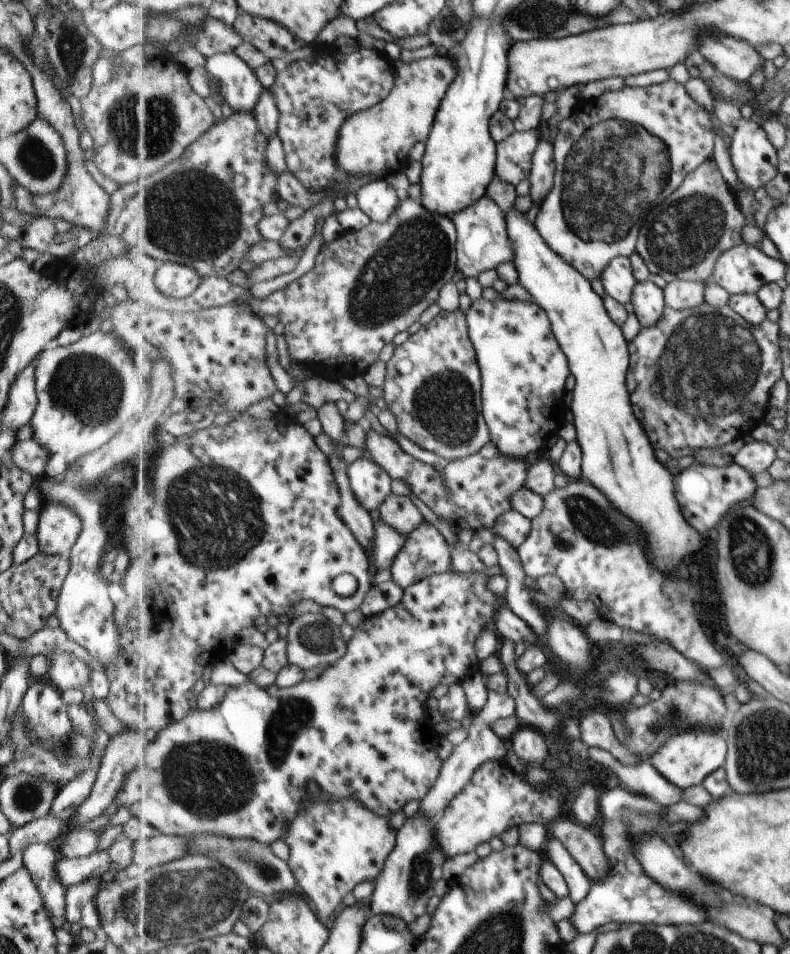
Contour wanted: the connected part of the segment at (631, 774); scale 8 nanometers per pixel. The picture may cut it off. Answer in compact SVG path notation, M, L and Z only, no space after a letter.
M588 747L587 753L589 759L600 763L603 769L616 775L620 783L627 786L631 792L647 796L649 800L667 808L682 801L685 790L662 776L650 761L623 766L619 760L616 760L611 753L604 749Z

